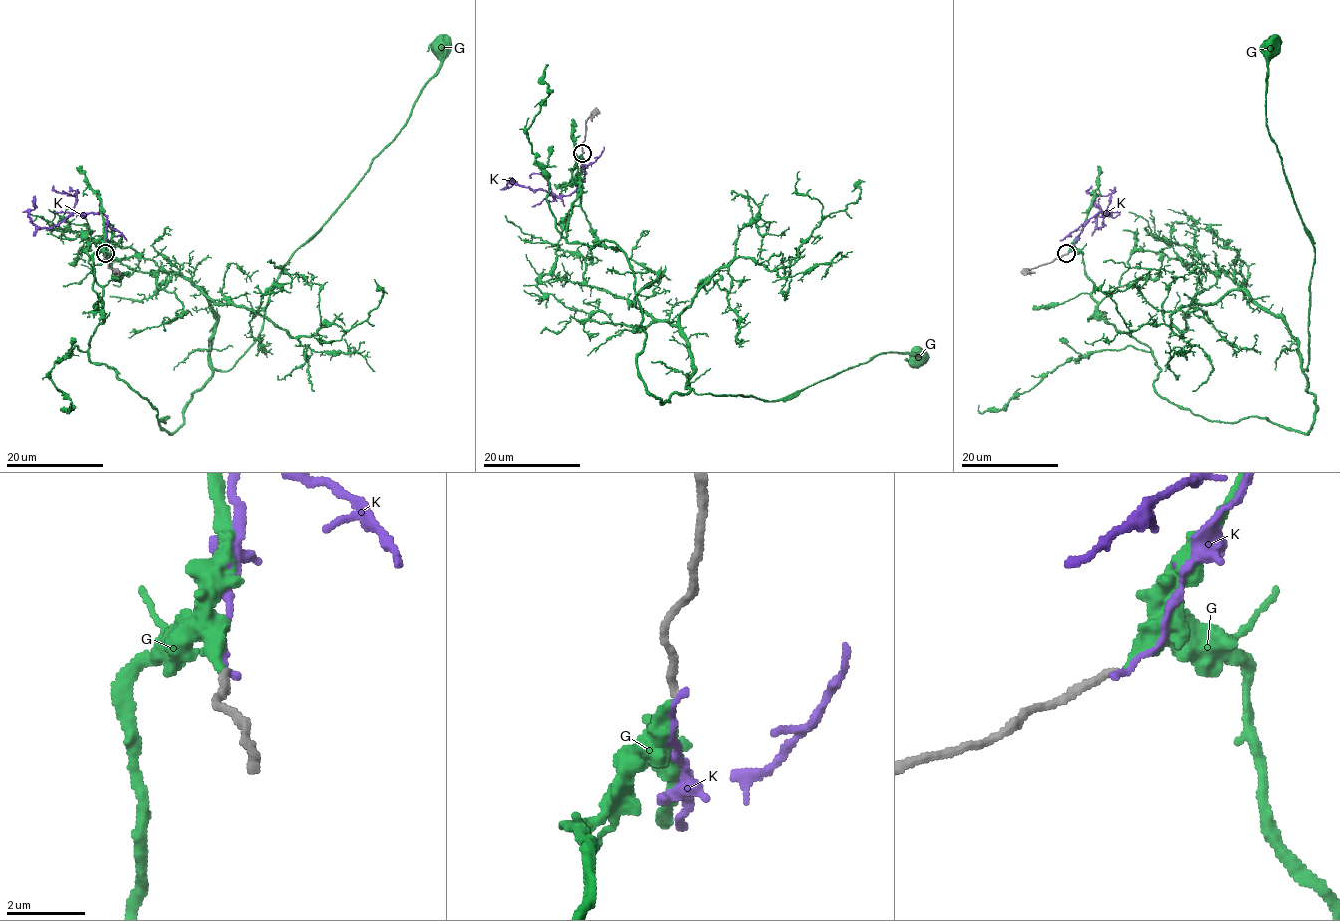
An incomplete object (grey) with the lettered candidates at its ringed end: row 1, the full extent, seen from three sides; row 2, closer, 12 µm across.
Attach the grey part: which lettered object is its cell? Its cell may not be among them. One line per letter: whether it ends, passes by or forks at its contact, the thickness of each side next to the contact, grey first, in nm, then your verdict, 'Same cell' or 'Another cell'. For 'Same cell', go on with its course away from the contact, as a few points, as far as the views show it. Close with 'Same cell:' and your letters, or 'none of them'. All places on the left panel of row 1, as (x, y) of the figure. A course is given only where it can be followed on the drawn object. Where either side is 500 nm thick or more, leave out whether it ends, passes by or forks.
G: It ends there. Thickness 190 nm (grey) against 340 nm. Same cell. Its course: (105, 253), (89, 358), (173, 432), (256, 340), (288, 259), (395, 137), (442, 48)
K: It ends there. Thickness 200 nm (grey) against 160 nm. Another cell
Same cell: G

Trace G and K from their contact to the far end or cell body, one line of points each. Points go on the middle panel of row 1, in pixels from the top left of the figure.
G: (582, 153), (566, 240), (625, 254), (646, 333), (637, 369), (660, 400), (783, 400), (882, 353), (920, 358)
K: (582, 153), (584, 181), (564, 196), (548, 195), (542, 190), (510, 182), (507, 185), (510, 186), (513, 181)

